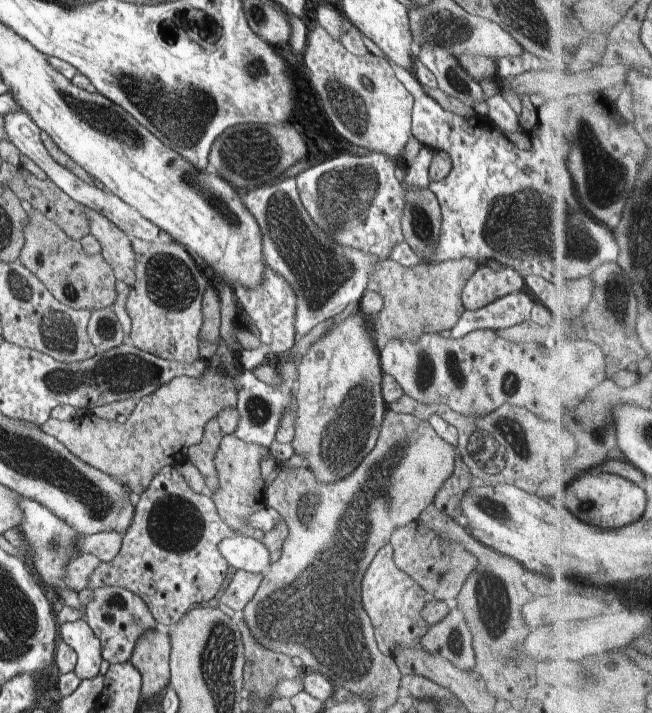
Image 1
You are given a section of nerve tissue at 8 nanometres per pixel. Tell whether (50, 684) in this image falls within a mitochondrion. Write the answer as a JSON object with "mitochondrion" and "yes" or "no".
{"mitochondrion":"no"}

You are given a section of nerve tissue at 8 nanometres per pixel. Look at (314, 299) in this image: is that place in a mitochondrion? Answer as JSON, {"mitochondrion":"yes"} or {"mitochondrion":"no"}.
{"mitochondrion":"yes"}

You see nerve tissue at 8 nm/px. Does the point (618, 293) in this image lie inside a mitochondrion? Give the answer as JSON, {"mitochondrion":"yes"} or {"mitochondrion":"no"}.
{"mitochondrion":"yes"}

